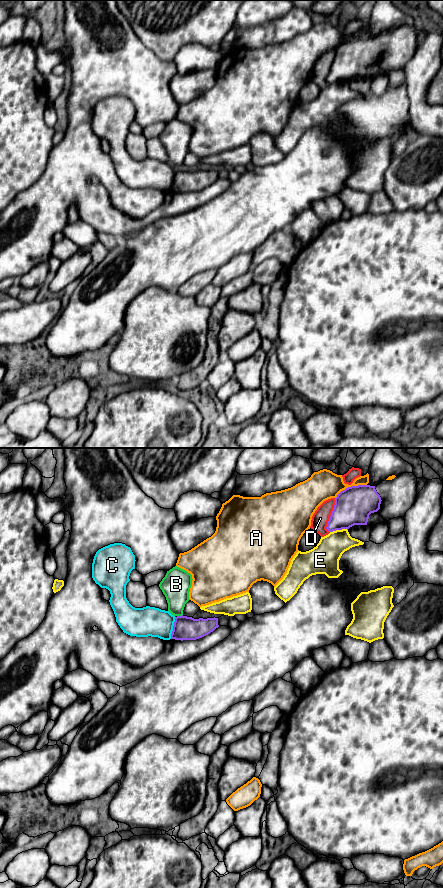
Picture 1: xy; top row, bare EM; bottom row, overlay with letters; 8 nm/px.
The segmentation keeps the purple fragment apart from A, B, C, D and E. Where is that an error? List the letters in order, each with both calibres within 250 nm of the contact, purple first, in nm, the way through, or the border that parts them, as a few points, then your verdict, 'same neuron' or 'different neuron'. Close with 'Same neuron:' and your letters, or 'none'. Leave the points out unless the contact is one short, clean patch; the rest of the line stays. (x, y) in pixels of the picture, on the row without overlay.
A: 300/240 nm | different neuron
B: 190/220 nm | different neuron
C: 190/240 nm | along xy (176, 169), (170, 190) | different neuron
D: 300/140 nm | different neuron
E: 300/220 nm | different neuron
Same neuron: none

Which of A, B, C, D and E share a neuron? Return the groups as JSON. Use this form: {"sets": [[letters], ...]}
{"sets": [["A"], ["B"], ["C"], ["D"], ["E"]]}

